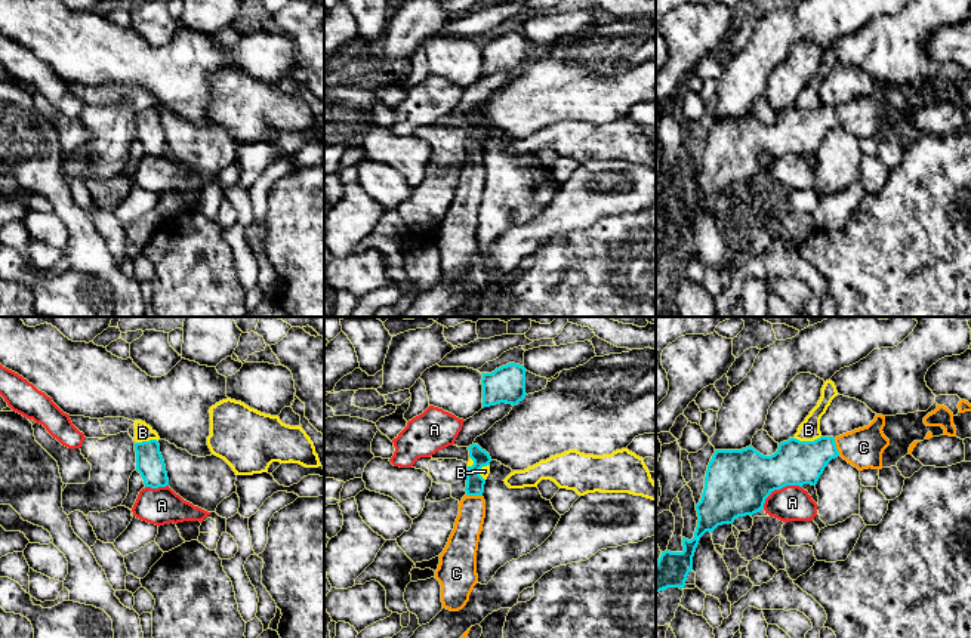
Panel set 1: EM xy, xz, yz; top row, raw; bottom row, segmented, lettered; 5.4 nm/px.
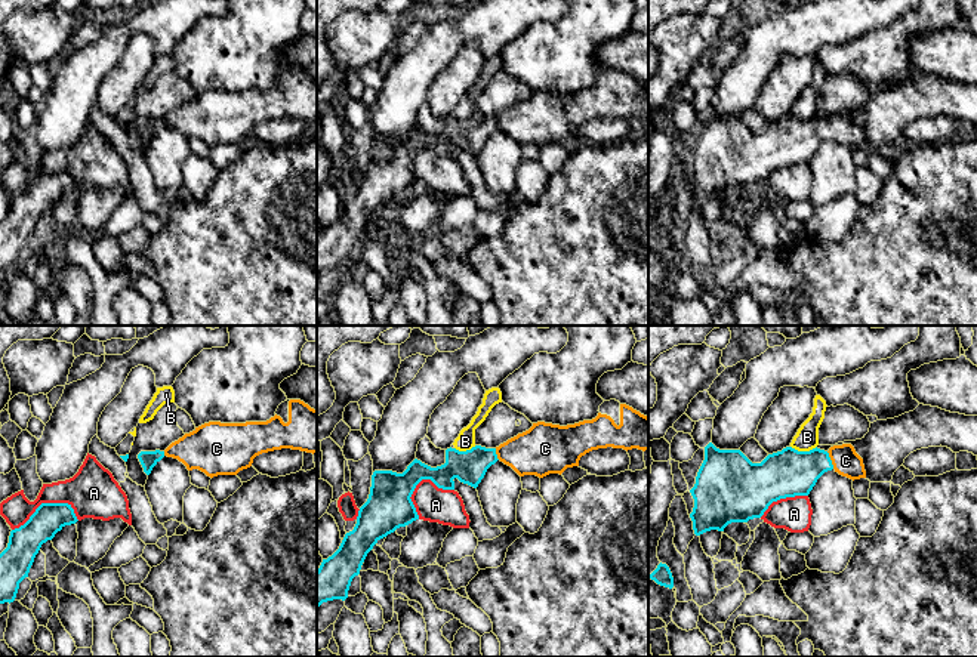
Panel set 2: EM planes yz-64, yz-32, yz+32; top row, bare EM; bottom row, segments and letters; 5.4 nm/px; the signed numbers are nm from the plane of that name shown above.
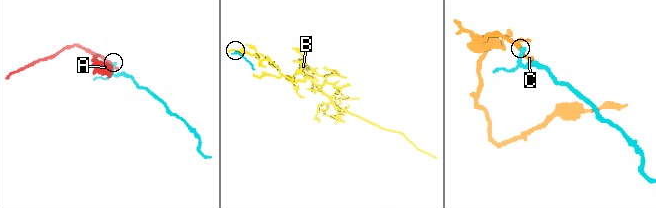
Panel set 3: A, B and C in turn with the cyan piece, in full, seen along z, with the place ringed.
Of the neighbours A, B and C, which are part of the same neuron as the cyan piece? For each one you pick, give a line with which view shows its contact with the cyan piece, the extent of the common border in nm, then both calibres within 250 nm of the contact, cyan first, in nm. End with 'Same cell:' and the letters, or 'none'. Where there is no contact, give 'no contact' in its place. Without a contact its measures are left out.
C: contact in yz; length 100 nm; calibres 240 and 220 nm
Same cell: C

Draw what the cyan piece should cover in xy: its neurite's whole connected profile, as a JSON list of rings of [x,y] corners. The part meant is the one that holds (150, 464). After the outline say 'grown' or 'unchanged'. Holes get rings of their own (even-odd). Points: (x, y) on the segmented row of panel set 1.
[[[157,440],[135,444],[136,471],[141,474],[145,487],[158,488],[169,486],[166,465]]]; unchanged

